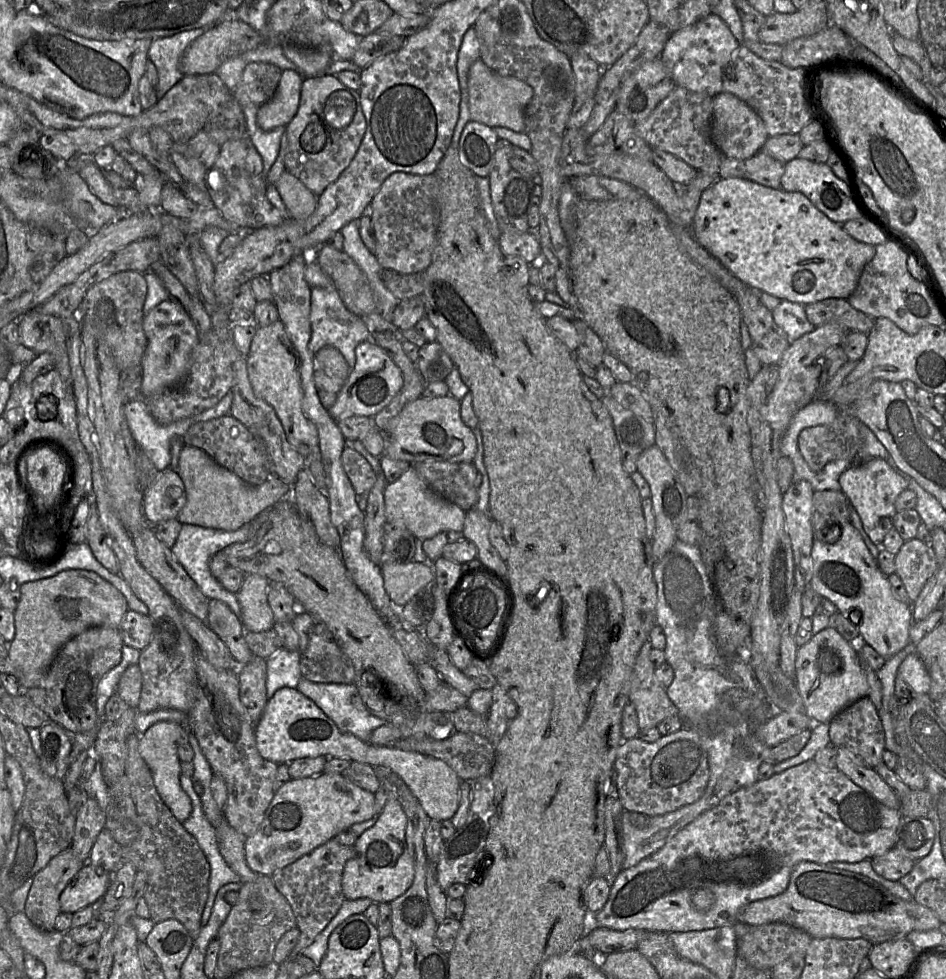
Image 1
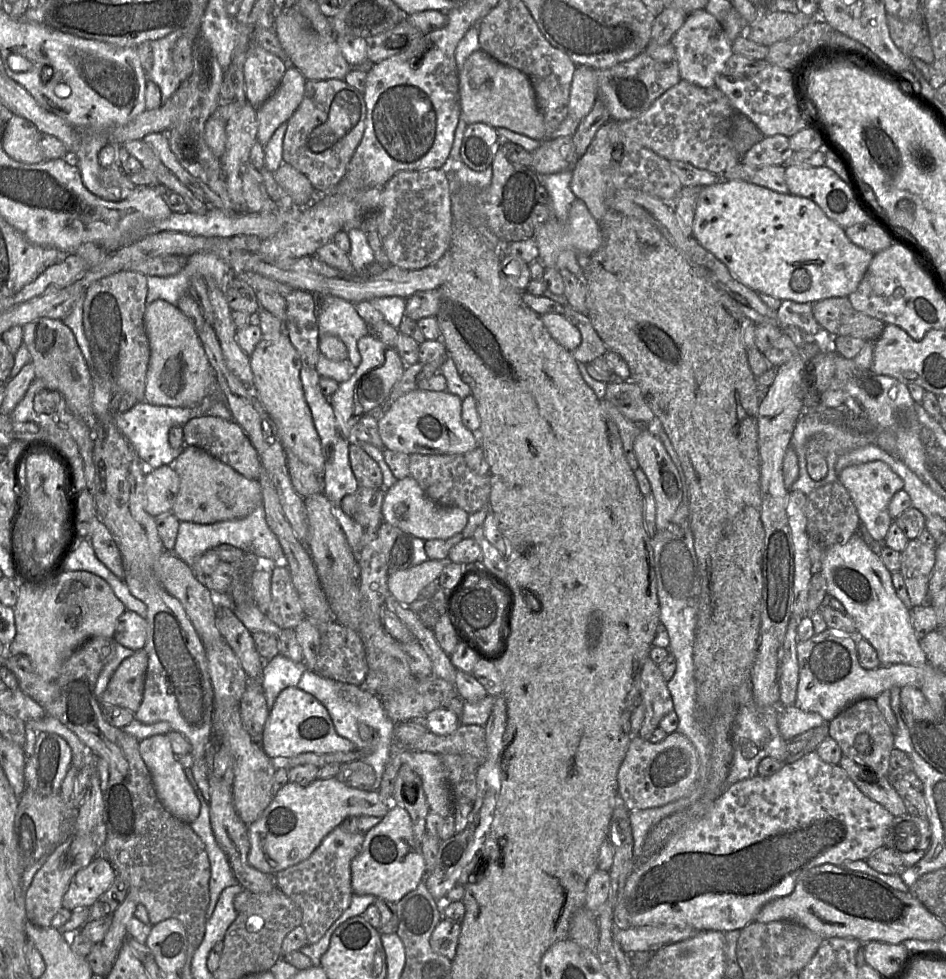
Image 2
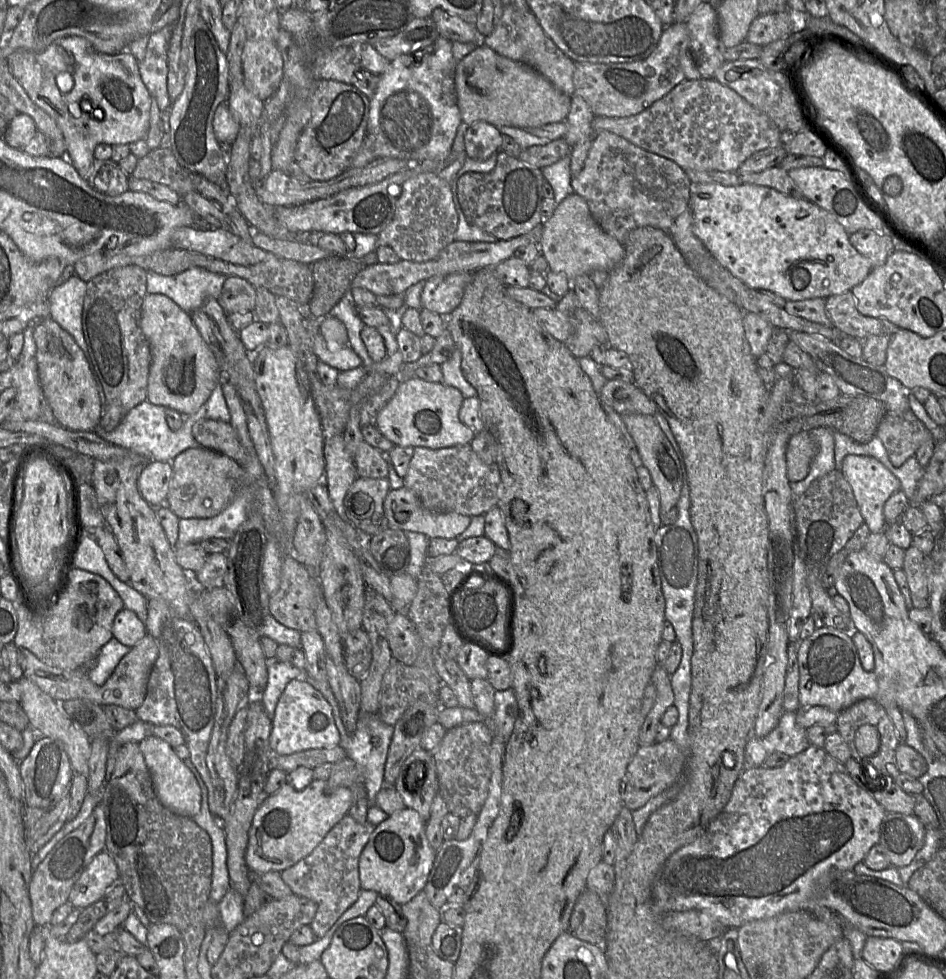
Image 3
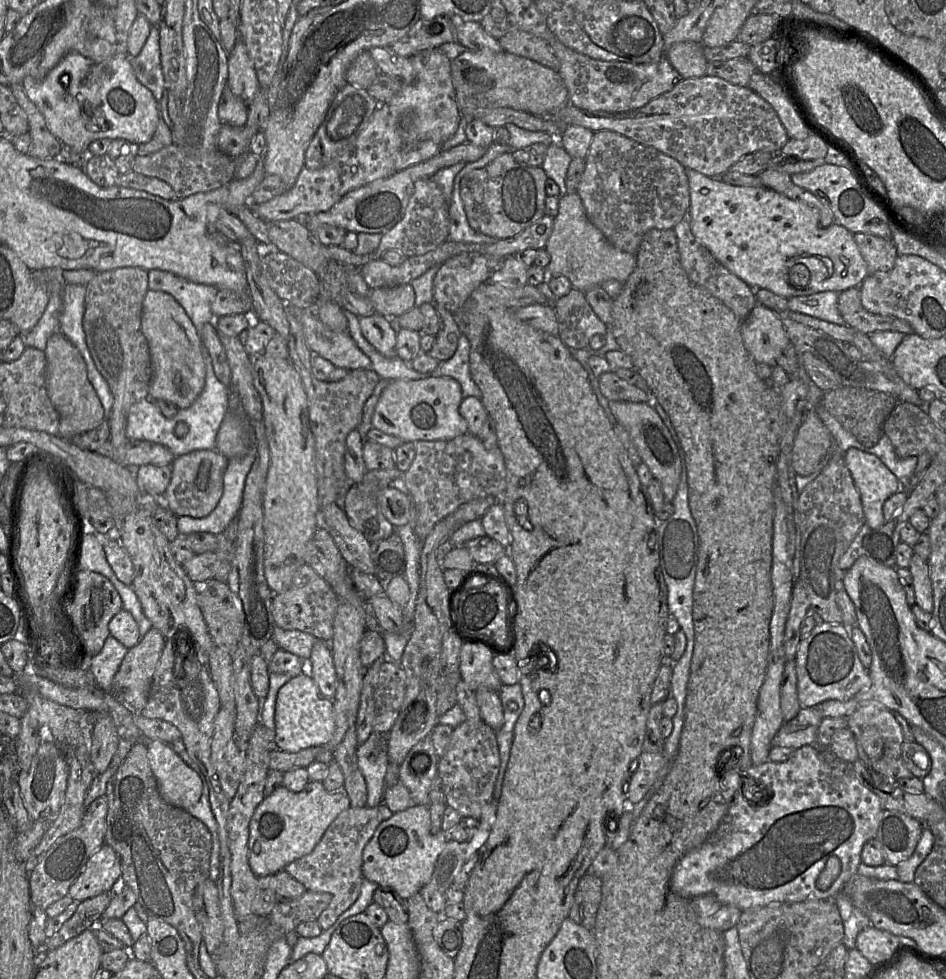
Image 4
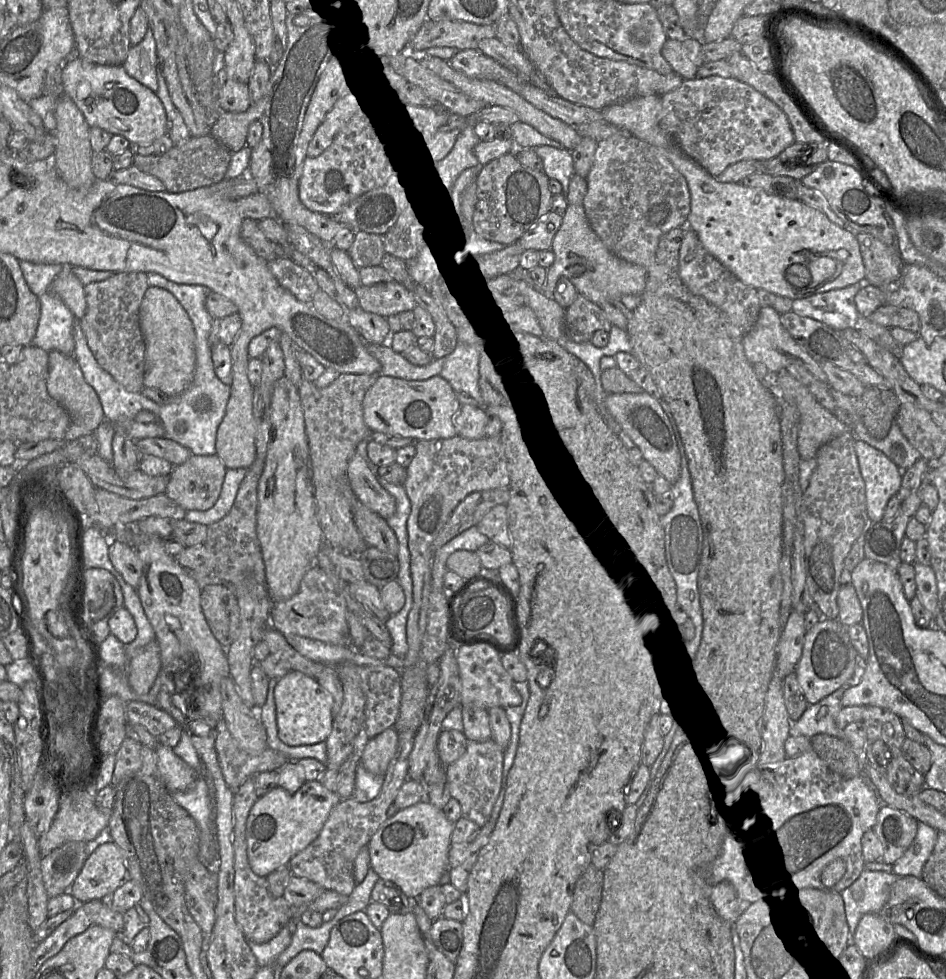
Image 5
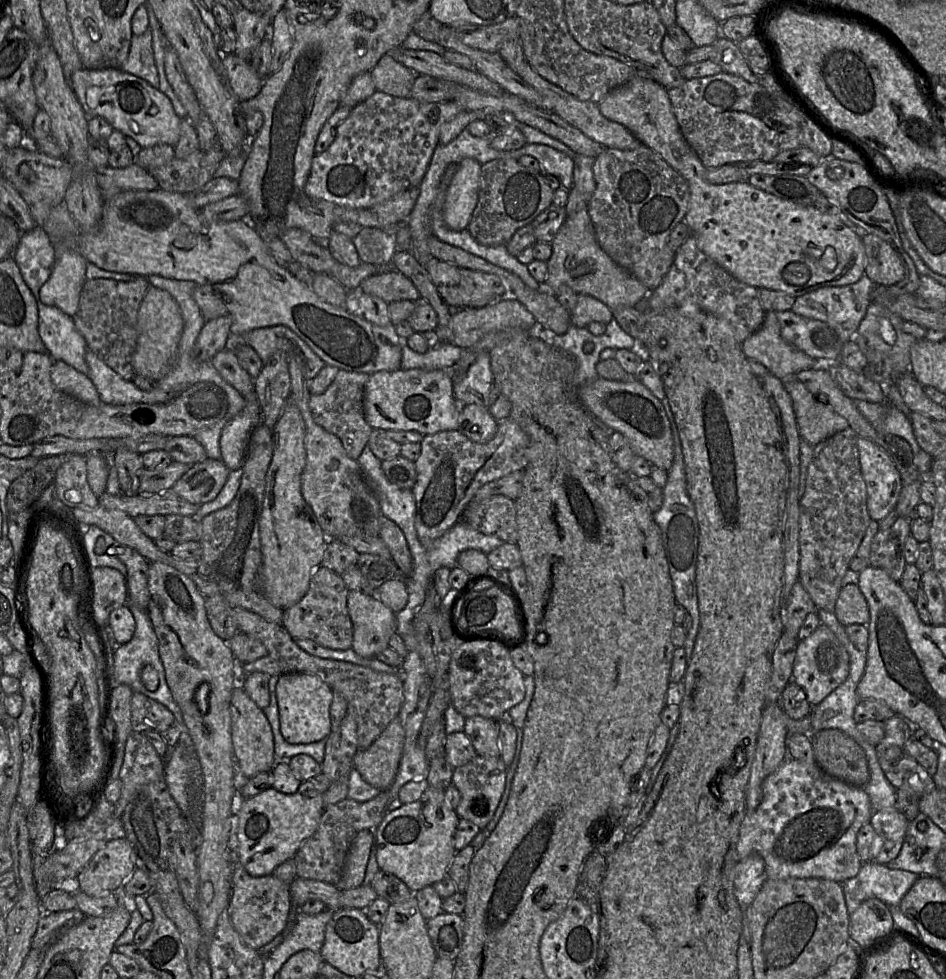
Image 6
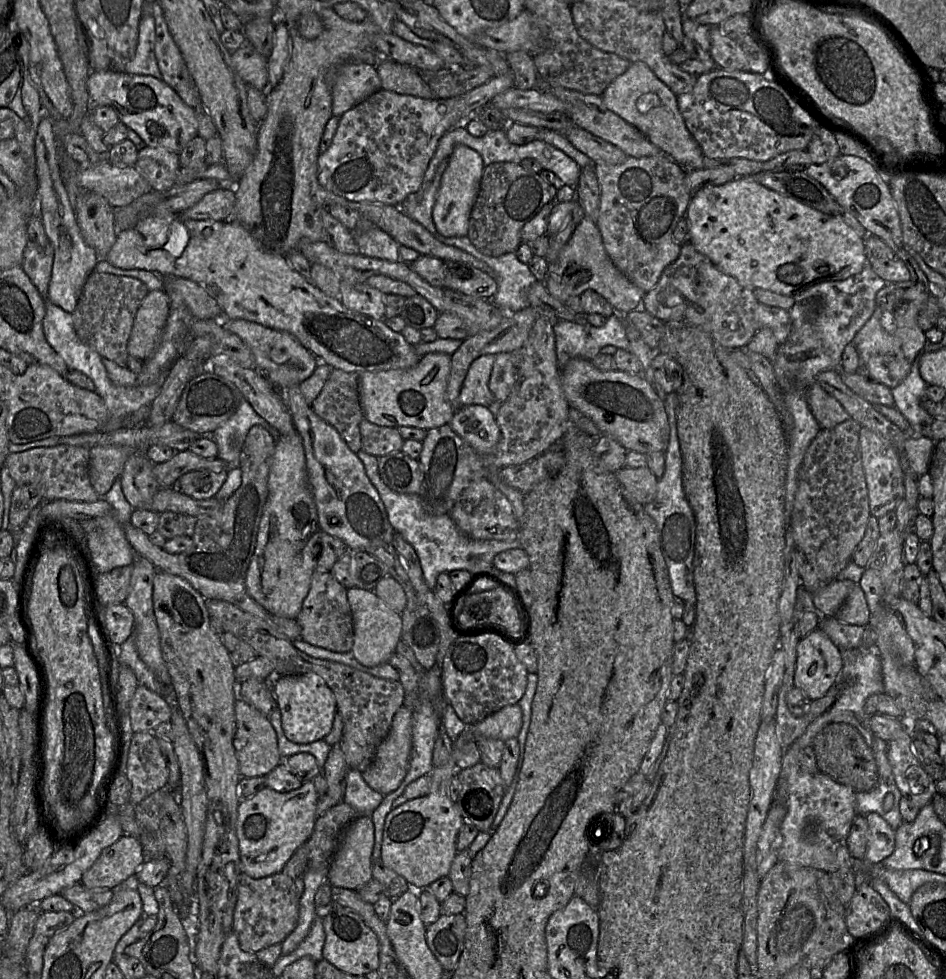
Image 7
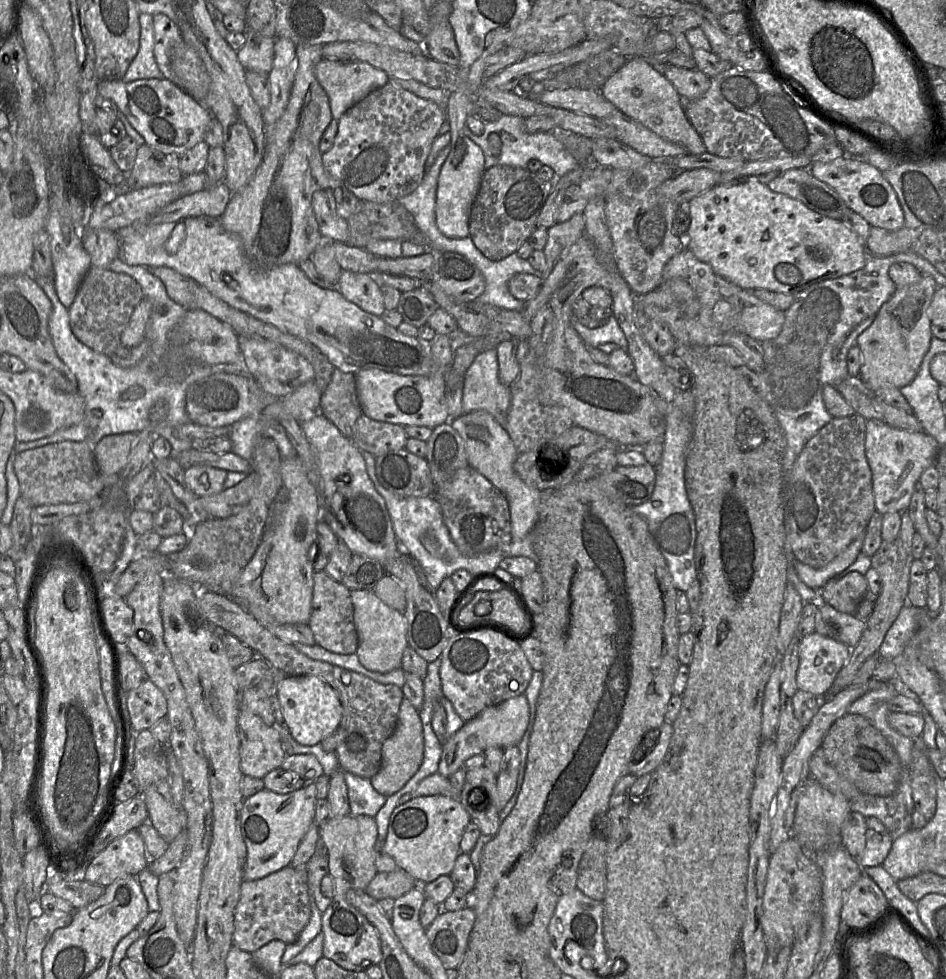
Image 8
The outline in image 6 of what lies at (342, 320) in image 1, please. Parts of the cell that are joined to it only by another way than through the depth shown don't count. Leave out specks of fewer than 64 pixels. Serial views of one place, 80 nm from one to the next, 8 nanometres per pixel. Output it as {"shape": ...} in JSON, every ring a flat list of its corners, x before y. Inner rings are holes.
{"shape":[[442,342,431,347,425,353,410,349,406,343,402,345,400,369,450,369,452,370,462,354,462,348,449,342]]}

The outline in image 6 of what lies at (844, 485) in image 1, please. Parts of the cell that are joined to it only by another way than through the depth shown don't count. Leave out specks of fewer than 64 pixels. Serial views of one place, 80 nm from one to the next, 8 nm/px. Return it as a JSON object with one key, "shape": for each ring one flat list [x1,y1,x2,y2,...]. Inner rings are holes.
{"shape":[[857,439,859,464,866,486,869,517,879,522,895,509,902,480,887,452,869,439]]}

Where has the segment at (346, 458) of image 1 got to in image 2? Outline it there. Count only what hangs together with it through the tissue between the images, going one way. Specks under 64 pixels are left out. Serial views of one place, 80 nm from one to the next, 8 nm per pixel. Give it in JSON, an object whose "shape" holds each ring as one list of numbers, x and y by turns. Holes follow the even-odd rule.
{"shape":[[357,442,349,446,349,462,352,472,360,487,380,488,383,483,381,469]]}

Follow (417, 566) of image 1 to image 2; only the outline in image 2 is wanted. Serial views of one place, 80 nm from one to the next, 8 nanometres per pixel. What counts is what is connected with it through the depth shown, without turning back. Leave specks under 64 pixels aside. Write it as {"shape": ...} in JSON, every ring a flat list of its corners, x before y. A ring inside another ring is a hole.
{"shape":[[430,560,388,575,388,592,404,606,409,606,420,592,437,580,447,560]]}

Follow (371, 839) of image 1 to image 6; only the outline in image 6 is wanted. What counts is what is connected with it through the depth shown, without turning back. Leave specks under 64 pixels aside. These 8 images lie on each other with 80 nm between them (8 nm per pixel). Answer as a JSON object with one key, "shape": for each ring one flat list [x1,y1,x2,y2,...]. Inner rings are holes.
{"shape":[[430,787,417,801,387,812,375,832,379,869,403,881,412,893,448,877,448,869,457,851,454,835,460,818,445,800,445,790]]}

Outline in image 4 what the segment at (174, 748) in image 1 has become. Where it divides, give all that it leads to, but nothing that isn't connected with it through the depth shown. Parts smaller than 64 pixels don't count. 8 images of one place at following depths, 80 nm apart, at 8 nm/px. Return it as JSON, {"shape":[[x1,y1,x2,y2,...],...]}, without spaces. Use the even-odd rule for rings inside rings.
{"shape":[[146,740,147,757,162,799,175,807,188,809,202,795,202,782,170,746,161,740]]}

